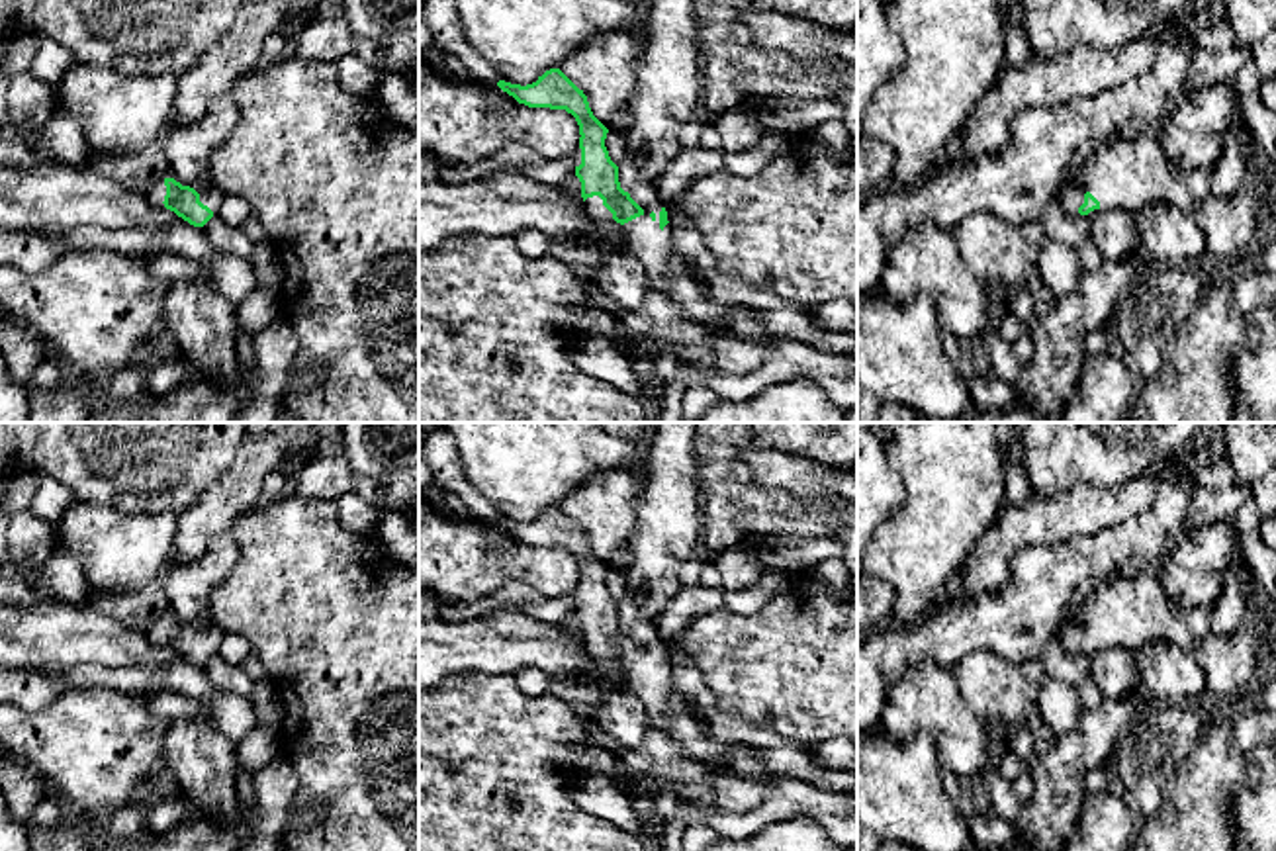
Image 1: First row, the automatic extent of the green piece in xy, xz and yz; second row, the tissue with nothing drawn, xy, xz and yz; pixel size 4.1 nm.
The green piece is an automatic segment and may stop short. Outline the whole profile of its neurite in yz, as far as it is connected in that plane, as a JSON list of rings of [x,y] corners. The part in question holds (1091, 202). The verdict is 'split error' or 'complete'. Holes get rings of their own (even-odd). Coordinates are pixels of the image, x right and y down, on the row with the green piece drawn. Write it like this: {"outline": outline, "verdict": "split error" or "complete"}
{"outline": [[[1151,131],[1133,133],[1100,149],[1076,186],[1059,194],[1072,217],[1094,217],[1102,209],[1133,211],[1143,203],[1166,202],[1196,211],[1209,196],[1211,168],[1178,172]]], "verdict": "split error"}

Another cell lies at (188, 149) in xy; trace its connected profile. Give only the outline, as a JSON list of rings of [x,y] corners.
[[[231,94],[215,98],[194,123],[170,123],[164,133],[168,172],[182,186],[198,182],[211,164],[215,151],[229,139],[239,121],[239,108]]]

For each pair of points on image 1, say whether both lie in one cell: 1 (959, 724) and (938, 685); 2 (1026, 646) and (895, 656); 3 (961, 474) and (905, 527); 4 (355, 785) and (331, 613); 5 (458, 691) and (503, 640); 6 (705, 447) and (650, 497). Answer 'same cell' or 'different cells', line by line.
1: same cell
2: same cell
3: same cell
4: same cell
5: different cells
6: different cells

